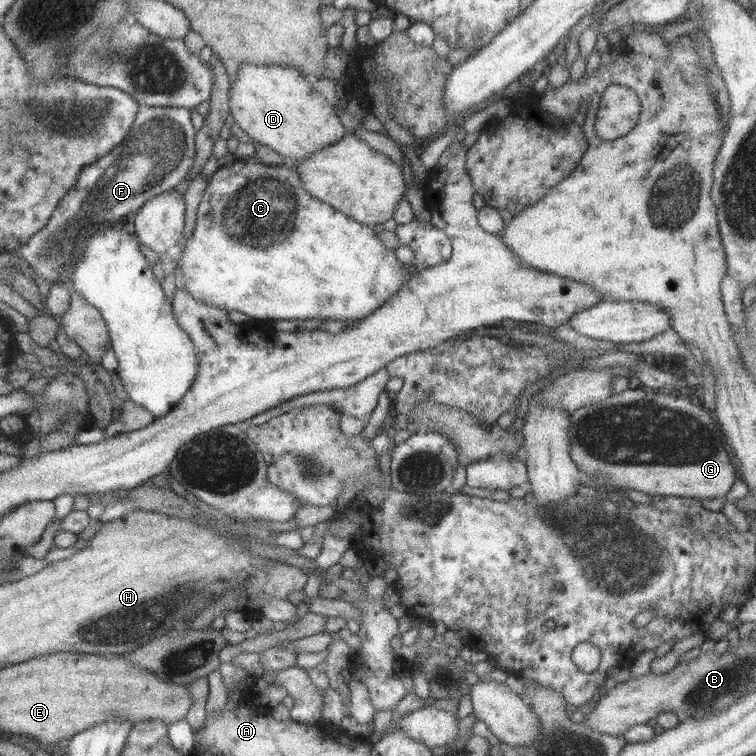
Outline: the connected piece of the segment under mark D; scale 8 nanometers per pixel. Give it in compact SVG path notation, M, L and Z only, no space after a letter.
M282 63L268 66L242 64L237 78L230 83L227 102L234 123L247 134L247 137L268 146L277 154L284 156L288 162L305 160L315 150L321 150L339 141L346 134L333 106L328 104L319 93L313 91L309 79Z

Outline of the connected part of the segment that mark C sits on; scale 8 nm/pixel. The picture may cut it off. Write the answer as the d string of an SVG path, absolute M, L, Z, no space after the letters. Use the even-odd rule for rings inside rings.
M241 157L231 161L231 165L218 167L210 176L209 183L203 191L201 202L199 202L195 224L193 230L187 238L179 244L181 247L180 258L177 259L178 266L175 269L177 283L180 283L189 291L189 295L201 303L219 307L226 312L236 310L247 317L263 320L269 324L274 320L290 320L298 322L302 320L315 320L321 318L325 322L335 318L335 320L345 320L347 325L363 320L367 314L385 304L399 288L407 284L407 278L411 276L408 266L395 259L395 254L391 249L387 249L373 232L372 226L361 224L335 210L333 207L321 202L309 195L299 181L297 169L288 163L283 165L267 165L261 163L257 157Z

